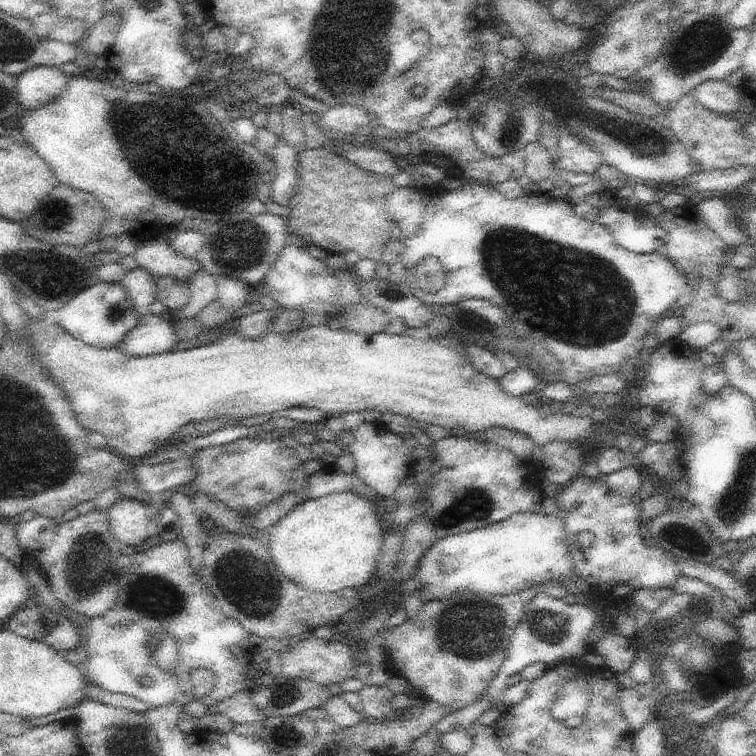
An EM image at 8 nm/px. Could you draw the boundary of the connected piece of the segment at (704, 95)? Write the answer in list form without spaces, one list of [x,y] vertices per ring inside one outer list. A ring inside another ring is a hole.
[[[707,80],[691,92],[695,100],[704,108],[718,114],[734,114],[742,110],[742,100],[747,97],[747,90],[734,87],[726,80]]]

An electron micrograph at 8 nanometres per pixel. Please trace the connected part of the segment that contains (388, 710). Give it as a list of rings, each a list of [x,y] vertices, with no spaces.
[[[366,685],[359,692],[362,702],[364,702],[363,714],[365,717],[376,720],[384,721],[388,718],[394,718],[402,715],[397,710],[392,710],[392,700],[394,700],[394,693],[387,687]]]

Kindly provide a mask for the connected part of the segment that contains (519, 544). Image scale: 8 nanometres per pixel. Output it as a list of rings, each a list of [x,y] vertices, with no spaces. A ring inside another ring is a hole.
[[[519,512],[502,522],[438,539],[420,560],[416,576],[419,582],[415,594],[426,601],[466,592],[510,595],[550,580],[564,584],[568,593],[579,592],[566,544],[566,524],[558,512],[550,516],[542,512]]]

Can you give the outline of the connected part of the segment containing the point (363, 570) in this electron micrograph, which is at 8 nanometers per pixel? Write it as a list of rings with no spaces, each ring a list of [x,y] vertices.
[[[354,492],[307,499],[279,520],[266,544],[280,572],[300,588],[336,592],[369,582],[376,573],[386,533],[374,505]]]

